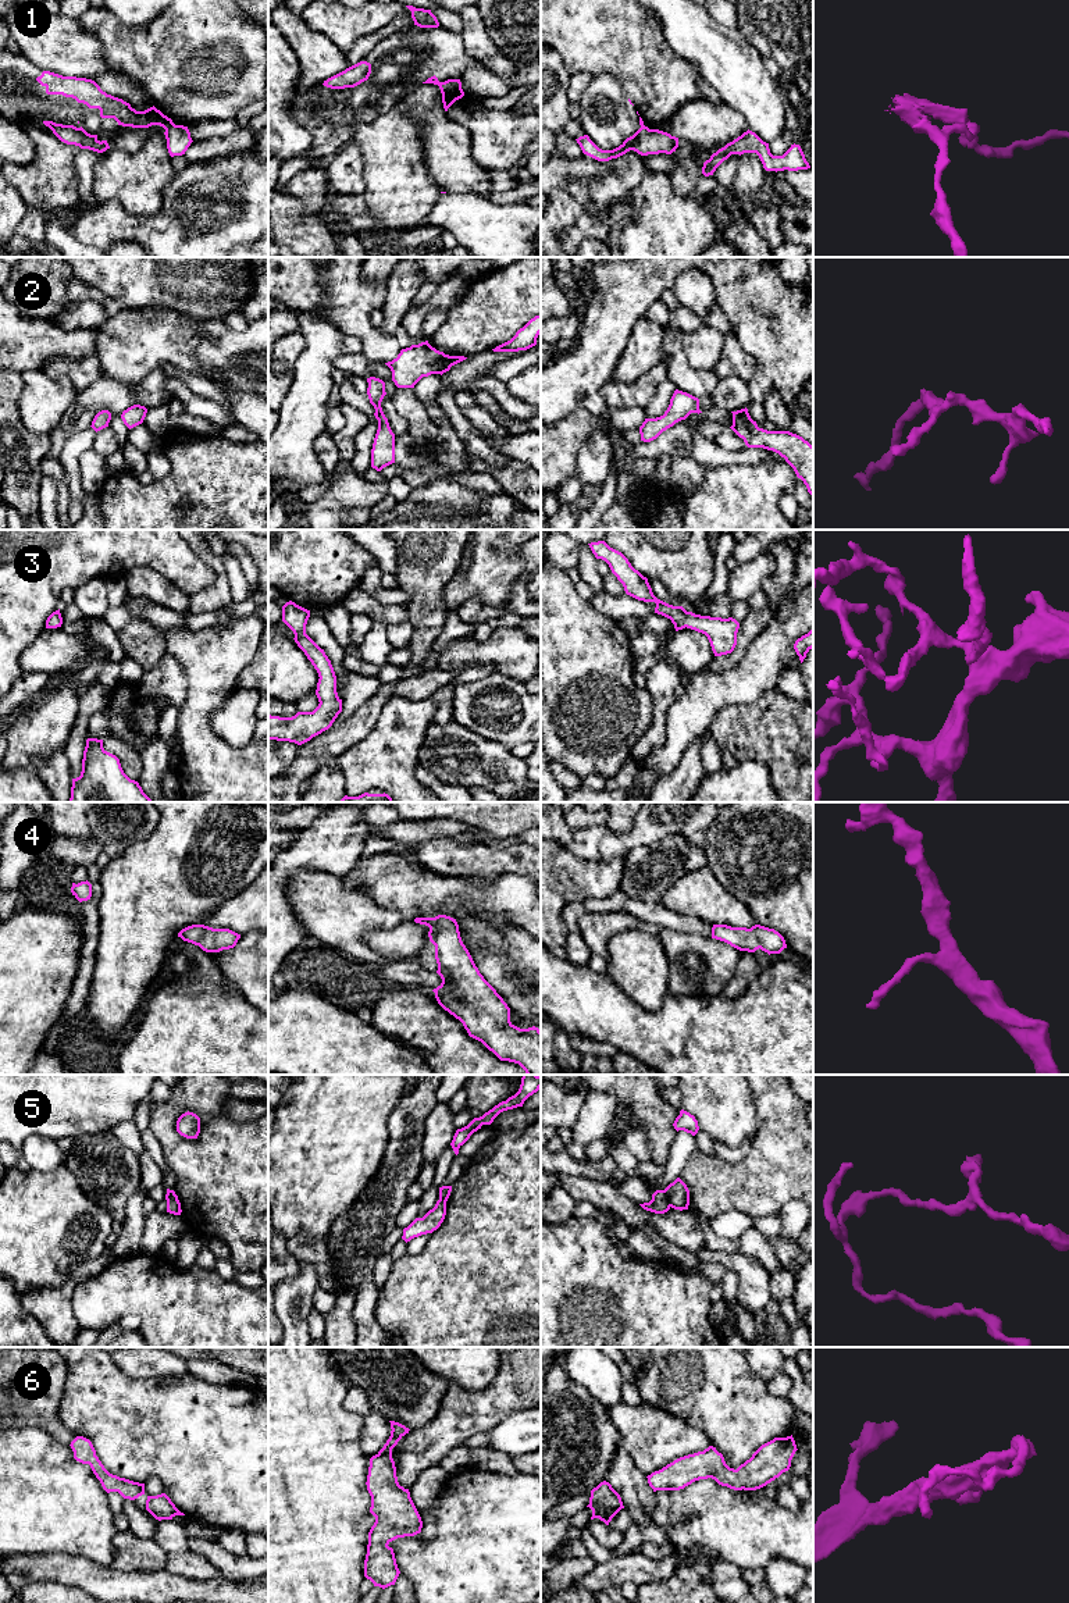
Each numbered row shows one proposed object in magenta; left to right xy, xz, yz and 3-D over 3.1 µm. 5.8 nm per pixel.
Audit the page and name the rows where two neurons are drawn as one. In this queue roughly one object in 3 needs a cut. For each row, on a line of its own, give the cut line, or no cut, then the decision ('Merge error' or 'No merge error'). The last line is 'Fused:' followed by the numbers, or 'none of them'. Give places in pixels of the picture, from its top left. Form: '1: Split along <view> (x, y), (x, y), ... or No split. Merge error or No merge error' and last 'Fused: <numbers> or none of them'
1: Split along xy (174, 124), (166, 129). Merge error
2: No split. No merge error
3: No split. No merge error
4: No split. No merge error
5: Split along yz (663, 1190), (672, 1206). Merge error
6: No split. No merge error
Fused: 1, 5

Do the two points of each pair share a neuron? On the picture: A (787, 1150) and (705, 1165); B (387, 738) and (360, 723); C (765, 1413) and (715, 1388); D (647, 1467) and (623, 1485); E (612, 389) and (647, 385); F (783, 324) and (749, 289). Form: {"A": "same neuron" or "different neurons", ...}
{"A": "same neuron", "B": "different neurons", "C": "same neuron", "D": "different neurons", "E": "same neuron", "F": "same neuron"}

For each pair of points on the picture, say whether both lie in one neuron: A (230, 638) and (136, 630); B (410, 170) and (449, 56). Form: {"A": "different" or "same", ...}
{"A": "different", "B": "different"}

